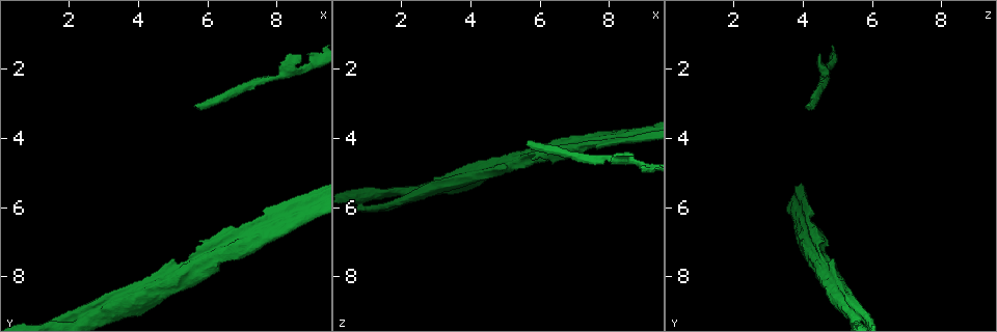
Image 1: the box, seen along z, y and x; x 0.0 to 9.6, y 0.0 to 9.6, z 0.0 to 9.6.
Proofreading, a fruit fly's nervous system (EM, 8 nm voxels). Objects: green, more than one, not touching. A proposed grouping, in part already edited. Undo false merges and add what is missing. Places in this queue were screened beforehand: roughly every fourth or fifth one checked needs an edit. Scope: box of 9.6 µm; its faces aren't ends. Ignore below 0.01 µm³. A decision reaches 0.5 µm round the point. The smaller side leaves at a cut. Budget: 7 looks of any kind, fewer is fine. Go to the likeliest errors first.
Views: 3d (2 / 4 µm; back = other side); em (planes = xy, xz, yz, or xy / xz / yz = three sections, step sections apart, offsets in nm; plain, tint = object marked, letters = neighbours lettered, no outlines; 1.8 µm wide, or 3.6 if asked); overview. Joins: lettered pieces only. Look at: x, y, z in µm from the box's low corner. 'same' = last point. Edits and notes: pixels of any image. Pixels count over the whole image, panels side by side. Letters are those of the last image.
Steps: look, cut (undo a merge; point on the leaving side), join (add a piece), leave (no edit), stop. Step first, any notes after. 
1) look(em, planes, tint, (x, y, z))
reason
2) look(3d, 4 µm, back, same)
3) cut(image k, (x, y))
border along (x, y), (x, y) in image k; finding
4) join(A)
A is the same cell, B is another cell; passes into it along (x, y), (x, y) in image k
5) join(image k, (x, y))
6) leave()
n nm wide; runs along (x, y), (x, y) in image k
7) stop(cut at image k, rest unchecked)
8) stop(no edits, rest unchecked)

look(3d, 4 µm, (5.70, 3.10, 4.10))
branch stops here

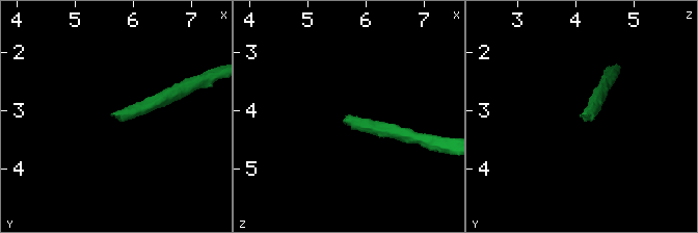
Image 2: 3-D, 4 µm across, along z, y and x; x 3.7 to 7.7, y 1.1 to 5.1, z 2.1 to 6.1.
look(em, xz, step 4, tint, (5.70, 3.05, 4.05))
need the tissue

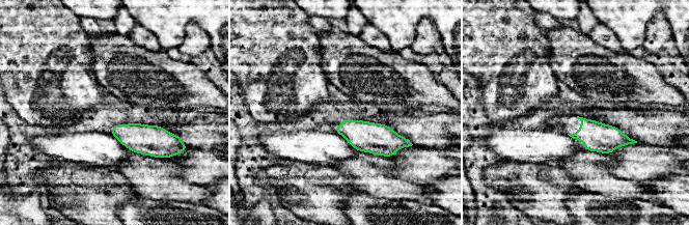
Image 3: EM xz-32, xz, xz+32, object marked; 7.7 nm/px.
look(em, planes, letters, same)

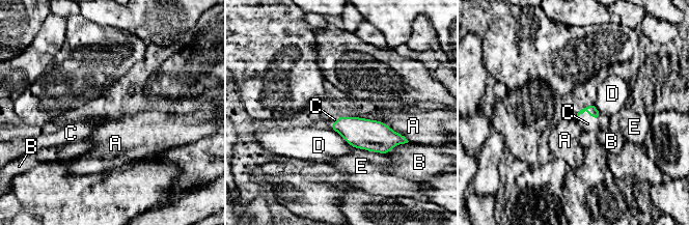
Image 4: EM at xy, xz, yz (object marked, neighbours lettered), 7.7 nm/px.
join(C)
C is the same cell, A, B, D and E are other cells; passes into it along (593, 111), (587, 111), (586, 122) in image 4; the neuron continues

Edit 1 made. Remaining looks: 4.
look(3d, 2 µm, back, (9.00, 6.15, 3.90))
arms part here

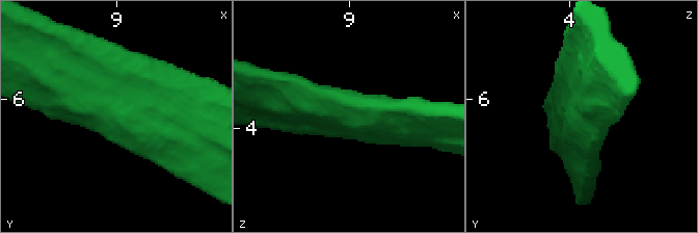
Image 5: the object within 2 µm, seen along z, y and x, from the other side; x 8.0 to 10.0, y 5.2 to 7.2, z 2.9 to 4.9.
look(em, planes, tint, (8.96, 6.12, 3.92))
shape alone is not enough

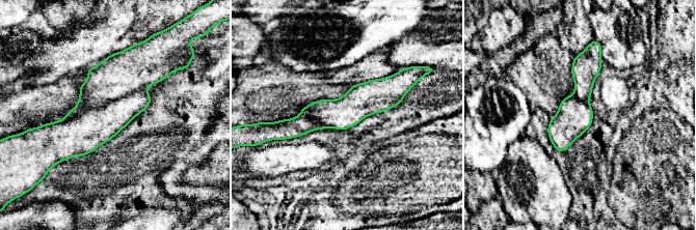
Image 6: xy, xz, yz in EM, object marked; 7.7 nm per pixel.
look(em, planes, letters, same)

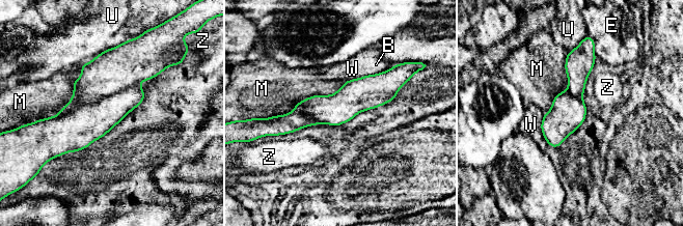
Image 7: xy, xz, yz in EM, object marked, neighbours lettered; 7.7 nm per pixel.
cut(image 7, (110, 72))
B, E, M, U, W and Z are other cells; border along (137, 84), (57, 115) in image 7; two neurons meet here

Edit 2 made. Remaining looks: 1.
stop(join at image 4, cut at image 7, rest unchecked)

